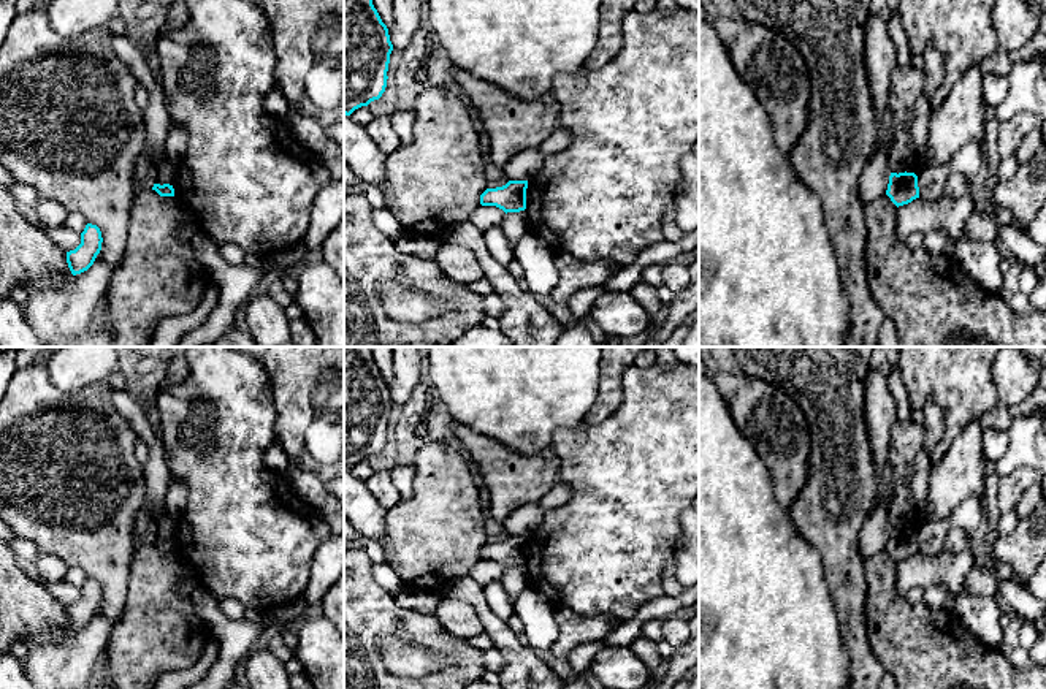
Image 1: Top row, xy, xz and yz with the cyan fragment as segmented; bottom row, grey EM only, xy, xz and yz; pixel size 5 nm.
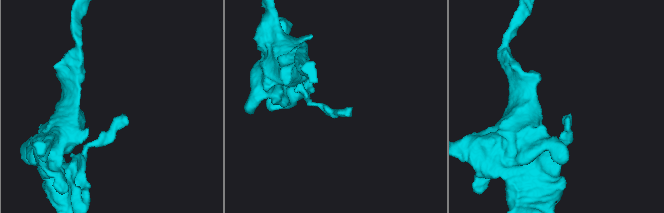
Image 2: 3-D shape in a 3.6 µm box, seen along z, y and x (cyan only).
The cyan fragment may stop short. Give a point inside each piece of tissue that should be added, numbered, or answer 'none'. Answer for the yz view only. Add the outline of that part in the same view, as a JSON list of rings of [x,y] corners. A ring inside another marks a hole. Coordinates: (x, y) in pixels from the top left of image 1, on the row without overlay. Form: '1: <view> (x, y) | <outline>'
none

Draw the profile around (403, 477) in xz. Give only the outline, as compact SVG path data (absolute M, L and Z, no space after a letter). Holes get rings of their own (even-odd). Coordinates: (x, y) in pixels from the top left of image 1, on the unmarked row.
M415 463L406 464L406 466L395 466L390 470L390 475L393 478L393 485L399 494L399 501L409 501L414 494L414 478L417 474Z

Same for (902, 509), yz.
M897 483L889 505L888 518L891 527L905 527L918 513L918 505L910 485Z

